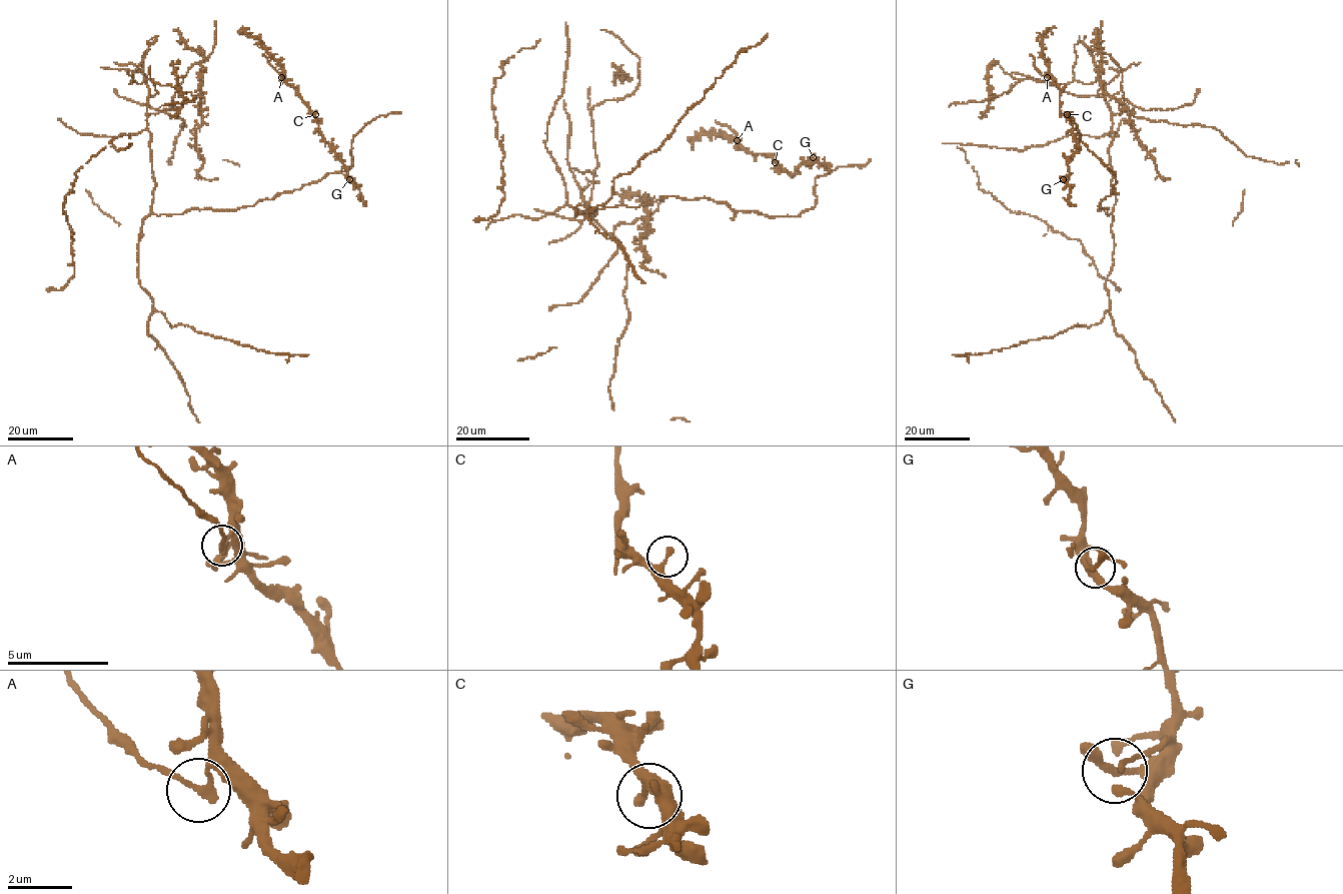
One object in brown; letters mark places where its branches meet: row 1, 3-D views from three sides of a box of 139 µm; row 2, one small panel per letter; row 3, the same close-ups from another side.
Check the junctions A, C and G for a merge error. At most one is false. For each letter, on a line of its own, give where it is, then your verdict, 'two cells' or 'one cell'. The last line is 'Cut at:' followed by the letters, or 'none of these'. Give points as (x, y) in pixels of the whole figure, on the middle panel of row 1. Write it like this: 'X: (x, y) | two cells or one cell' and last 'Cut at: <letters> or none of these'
A: (737, 140) | two cells
C: (775, 162) | one cell
G: (813, 157) | one cell
Cut at: A

